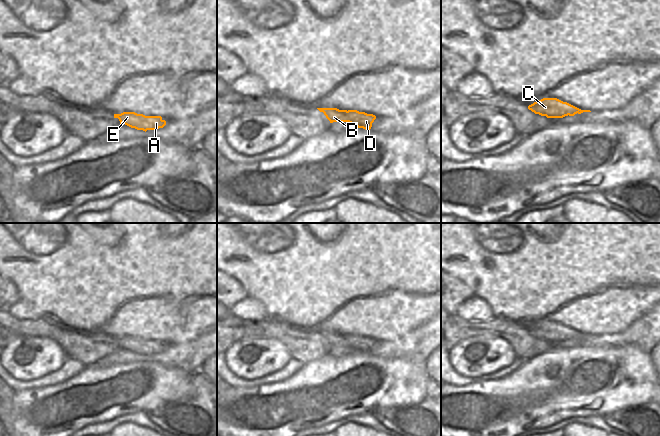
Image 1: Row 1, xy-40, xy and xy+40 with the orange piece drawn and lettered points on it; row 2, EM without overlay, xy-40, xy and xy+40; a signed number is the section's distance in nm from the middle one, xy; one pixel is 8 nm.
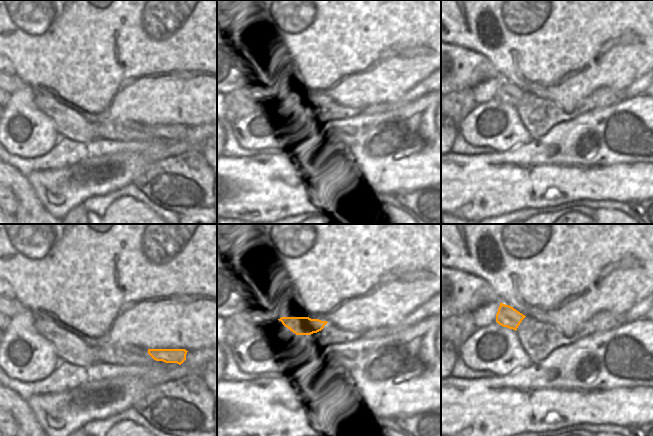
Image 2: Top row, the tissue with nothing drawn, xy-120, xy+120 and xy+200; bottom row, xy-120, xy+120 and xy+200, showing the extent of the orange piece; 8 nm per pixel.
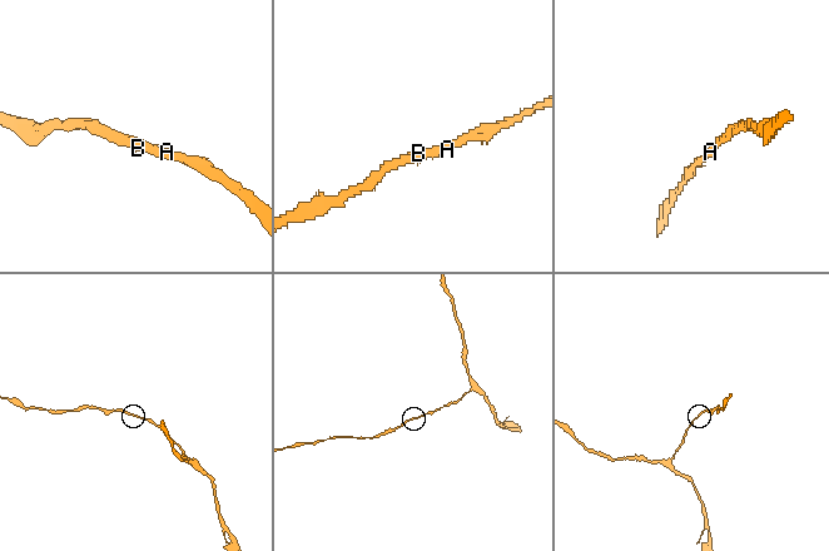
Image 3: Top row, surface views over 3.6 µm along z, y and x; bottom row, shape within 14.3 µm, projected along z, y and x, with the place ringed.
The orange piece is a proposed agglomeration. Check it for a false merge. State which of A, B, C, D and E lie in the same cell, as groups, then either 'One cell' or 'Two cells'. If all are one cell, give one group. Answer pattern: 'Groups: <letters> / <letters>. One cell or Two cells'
Groups: A B C D E. One cell

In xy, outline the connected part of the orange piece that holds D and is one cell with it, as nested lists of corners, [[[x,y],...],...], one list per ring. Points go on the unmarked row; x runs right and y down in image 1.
[[[317,332],[320,336],[323,336],[326,342],[333,346],[349,346],[358,352],[370,354],[372,347],[376,343],[373,338],[367,338],[365,336],[359,336],[357,334],[339,334],[337,332]]]

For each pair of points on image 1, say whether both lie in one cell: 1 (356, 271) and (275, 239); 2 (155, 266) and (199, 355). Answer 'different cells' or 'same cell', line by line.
1: same cell
2: different cells

